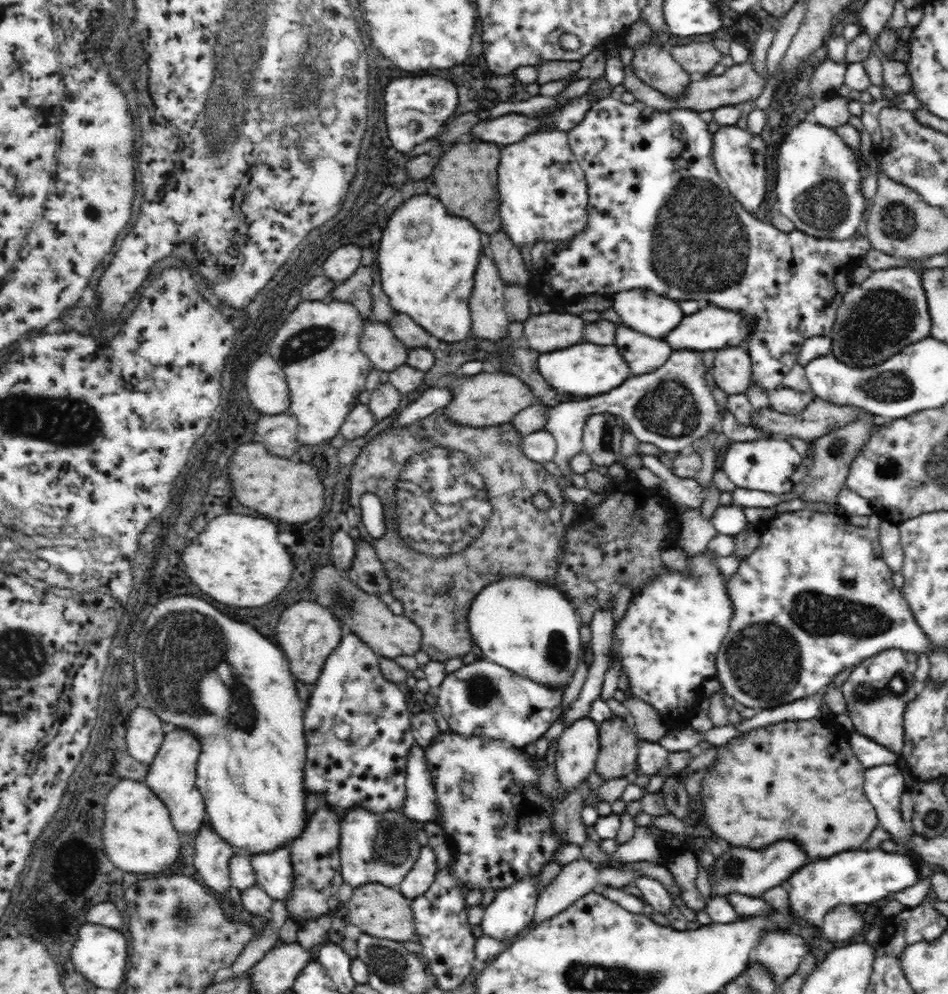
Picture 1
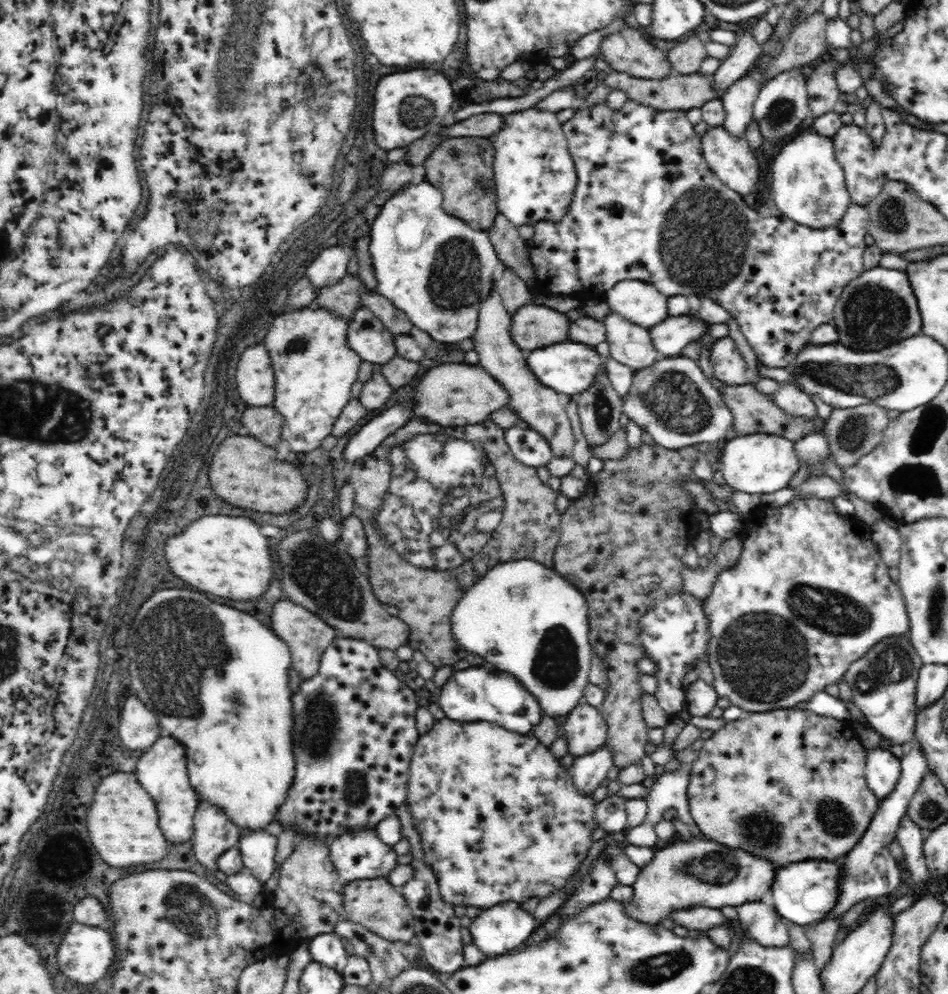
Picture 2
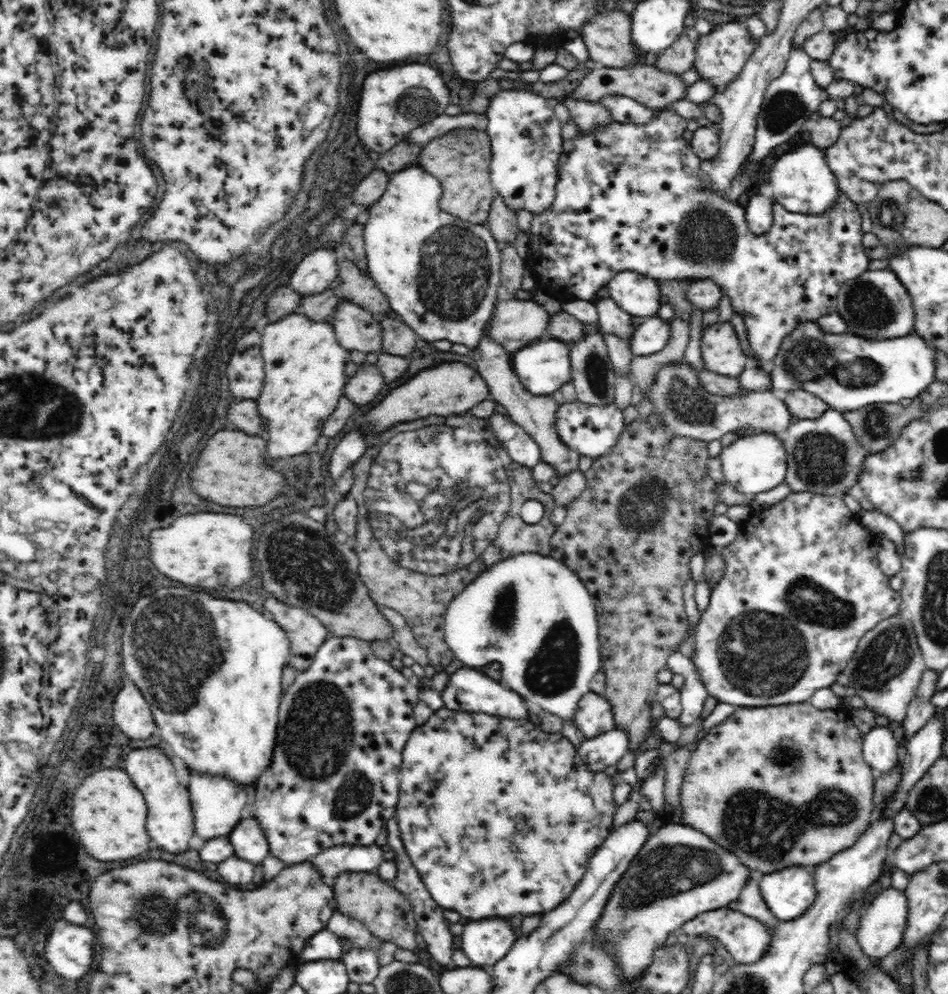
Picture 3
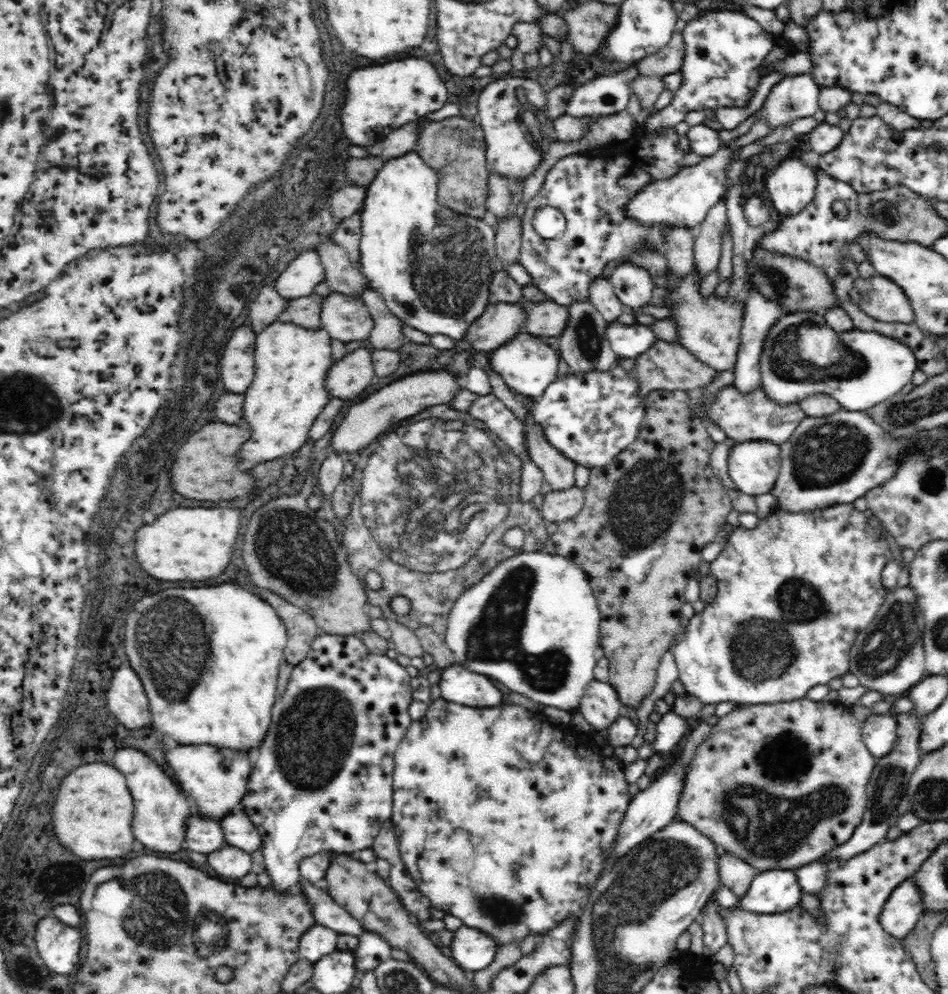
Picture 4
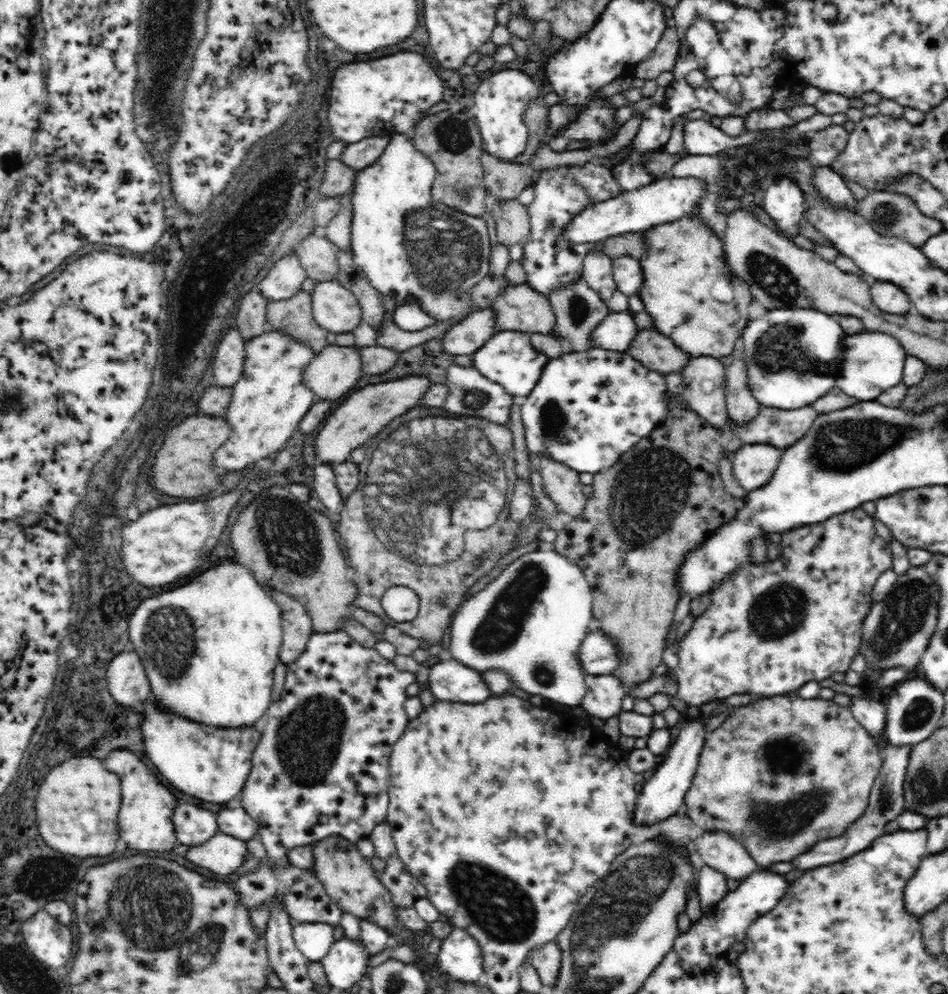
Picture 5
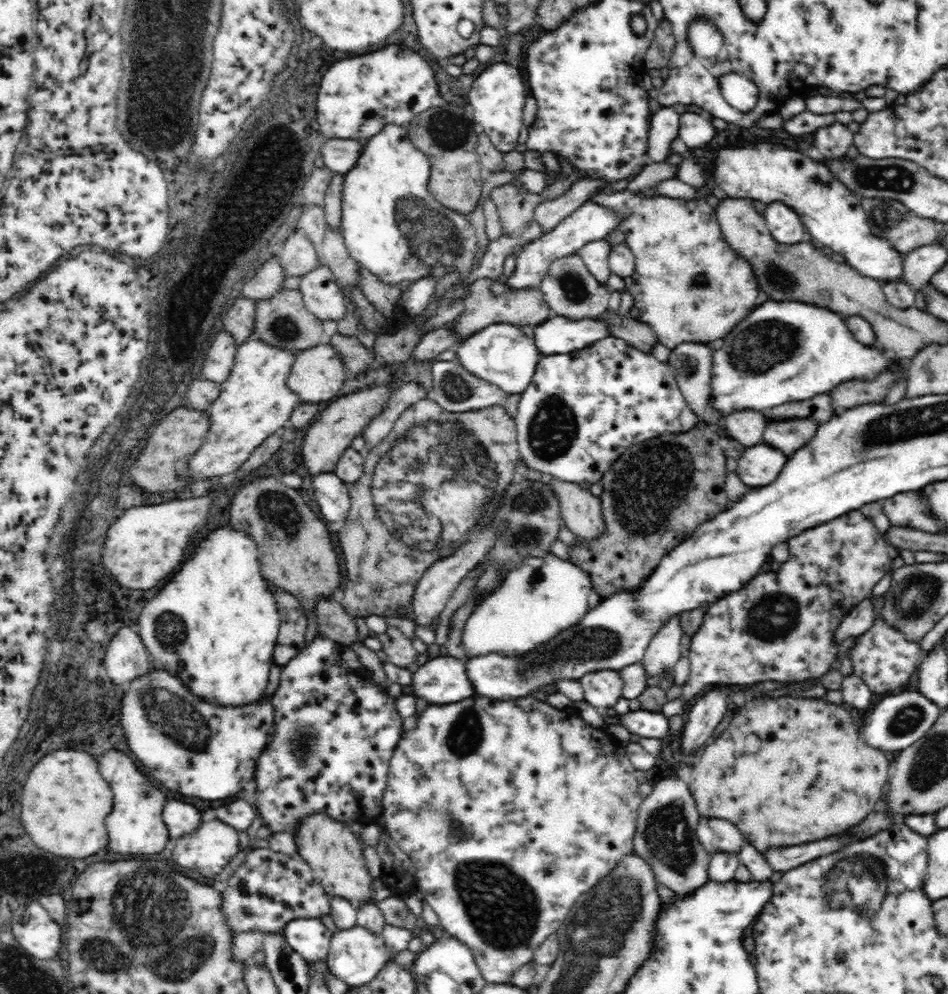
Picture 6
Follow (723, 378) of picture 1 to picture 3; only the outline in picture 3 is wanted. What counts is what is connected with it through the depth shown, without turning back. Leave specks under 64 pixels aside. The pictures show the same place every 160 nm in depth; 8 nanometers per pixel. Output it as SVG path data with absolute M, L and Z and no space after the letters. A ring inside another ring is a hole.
M712 324L702 334L705 368L722 376L738 378L750 364L732 324Z

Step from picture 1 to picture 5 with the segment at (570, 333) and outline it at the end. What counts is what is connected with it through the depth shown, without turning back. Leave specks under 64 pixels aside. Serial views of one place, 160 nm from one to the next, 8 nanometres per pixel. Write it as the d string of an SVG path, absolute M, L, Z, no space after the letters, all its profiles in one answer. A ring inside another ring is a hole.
M486 307L484 309L477 309L470 313L466 318L462 319L459 323L451 325L448 329L448 332L443 336L443 340L441 341L443 349L446 352L450 352L454 355L466 355L470 356L470 354L474 354L480 347L483 347L484 344L487 343L487 340L490 336L496 334L498 331L504 330L495 330L495 312L493 308Z

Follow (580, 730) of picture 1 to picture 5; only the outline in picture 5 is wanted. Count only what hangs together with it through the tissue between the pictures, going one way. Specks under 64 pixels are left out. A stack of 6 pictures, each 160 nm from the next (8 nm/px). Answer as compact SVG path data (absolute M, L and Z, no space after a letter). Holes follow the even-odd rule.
M586 676L586 687L581 707L586 714L606 721L622 712L622 698L627 695L616 676Z

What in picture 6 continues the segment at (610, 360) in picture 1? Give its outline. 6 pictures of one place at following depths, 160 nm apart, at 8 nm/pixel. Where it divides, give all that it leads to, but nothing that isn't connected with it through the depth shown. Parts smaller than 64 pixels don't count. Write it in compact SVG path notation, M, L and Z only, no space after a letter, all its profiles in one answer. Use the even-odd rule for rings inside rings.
M491 324L465 338L457 350L457 360L469 372L500 387L507 395L522 394L536 372L540 358L535 340L526 336L521 327L512 324Z

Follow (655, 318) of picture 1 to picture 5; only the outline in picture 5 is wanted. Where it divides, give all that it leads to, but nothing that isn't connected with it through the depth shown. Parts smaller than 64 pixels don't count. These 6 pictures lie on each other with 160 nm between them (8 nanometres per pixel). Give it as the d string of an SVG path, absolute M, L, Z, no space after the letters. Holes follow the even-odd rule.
M624 255L616 257L613 261L613 279L616 288L622 294L629 296L639 296L639 290L643 285L644 271L640 269L640 262L634 257Z

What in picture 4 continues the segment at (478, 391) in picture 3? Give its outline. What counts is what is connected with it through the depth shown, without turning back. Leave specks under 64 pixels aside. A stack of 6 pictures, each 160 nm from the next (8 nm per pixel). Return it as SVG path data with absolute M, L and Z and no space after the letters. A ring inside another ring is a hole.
M438 370L415 373L394 384L388 384L346 412L344 420L340 422L332 438L332 448L336 452L362 451L392 424L404 418L410 418L431 406L438 406L438 404L451 406L451 400L464 389L464 383L465 380L456 376L452 370Z

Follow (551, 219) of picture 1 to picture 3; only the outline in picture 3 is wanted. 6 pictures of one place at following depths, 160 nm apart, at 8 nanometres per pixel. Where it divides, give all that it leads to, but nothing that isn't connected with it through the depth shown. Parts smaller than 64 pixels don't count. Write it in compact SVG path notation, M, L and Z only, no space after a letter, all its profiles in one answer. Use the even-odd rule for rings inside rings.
M502 89L489 101L486 112L488 129L485 131L491 141L492 160L489 175L498 196L512 211L528 211L534 215L552 210L556 200L556 184L560 175L560 156L565 139L562 124L554 114L554 102L523 89Z

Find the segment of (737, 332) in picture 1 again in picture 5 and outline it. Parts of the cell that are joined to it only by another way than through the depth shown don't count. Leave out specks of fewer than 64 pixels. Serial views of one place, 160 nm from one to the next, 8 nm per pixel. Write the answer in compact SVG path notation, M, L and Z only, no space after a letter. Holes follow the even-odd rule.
M609 312L608 316L591 332L591 342L603 349L628 351L638 332L630 313Z

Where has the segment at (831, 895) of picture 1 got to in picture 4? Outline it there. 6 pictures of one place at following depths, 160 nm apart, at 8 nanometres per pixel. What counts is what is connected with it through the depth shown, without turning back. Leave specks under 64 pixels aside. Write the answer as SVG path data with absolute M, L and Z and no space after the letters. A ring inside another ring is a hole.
M786 869L762 871L752 879L752 886L734 909L772 914L791 911L800 905L803 889L796 873Z

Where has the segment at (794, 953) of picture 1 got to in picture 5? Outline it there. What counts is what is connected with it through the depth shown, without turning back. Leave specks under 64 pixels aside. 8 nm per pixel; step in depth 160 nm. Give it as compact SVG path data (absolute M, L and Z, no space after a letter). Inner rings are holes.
M705 832L693 840L692 845L702 864L721 872L727 879L742 881L760 870L747 848L728 832Z

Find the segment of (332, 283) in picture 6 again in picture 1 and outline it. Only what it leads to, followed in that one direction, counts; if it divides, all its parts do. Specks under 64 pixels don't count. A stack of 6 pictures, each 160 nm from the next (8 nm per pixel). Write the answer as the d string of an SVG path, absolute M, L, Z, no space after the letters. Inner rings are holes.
M365 320L360 348L378 371L389 373L407 364L408 348L380 321Z

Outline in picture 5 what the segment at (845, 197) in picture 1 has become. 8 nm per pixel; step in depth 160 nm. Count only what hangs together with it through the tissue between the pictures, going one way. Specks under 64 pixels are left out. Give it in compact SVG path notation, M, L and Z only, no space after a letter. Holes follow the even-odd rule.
M776 178L768 185L764 194L764 211L780 230L796 236L798 222L805 210L802 191L787 178Z

